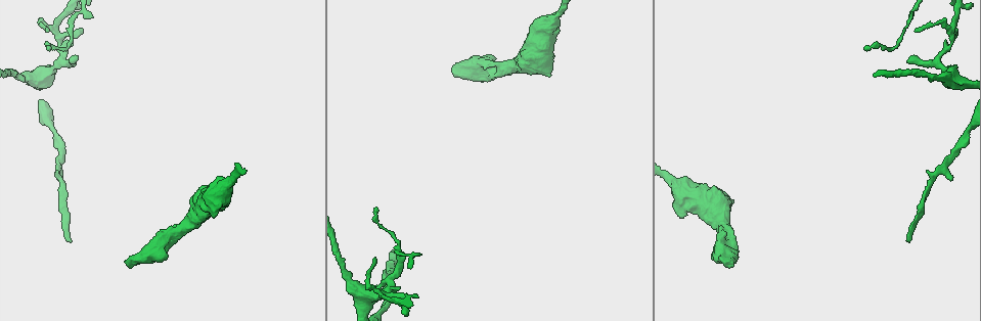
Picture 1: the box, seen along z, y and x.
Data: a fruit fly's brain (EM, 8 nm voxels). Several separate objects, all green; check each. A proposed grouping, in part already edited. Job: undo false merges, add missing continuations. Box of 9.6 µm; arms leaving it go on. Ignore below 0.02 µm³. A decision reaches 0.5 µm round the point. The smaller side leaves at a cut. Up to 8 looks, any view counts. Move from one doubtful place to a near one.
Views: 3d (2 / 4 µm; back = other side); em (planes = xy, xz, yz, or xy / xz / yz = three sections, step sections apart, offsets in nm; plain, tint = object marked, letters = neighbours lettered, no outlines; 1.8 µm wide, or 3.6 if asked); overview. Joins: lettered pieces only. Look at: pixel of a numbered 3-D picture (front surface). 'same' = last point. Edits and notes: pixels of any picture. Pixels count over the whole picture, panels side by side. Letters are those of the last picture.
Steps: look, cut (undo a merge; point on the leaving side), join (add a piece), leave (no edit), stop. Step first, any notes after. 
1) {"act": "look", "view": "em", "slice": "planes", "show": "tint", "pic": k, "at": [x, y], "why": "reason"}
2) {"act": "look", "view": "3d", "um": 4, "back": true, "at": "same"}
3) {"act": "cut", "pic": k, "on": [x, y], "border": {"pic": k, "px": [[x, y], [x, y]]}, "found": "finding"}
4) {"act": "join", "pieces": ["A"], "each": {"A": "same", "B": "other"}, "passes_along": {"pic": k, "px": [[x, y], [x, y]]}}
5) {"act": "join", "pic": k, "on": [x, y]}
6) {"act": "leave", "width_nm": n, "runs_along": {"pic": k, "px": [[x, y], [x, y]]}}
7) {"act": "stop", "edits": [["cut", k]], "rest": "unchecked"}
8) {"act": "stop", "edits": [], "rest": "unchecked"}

{"act": "look", "view": "em", "slice": "xz", "step": 4, "show": "tint", "pic": 1, "at": [127, 265], "why": "end of a long branch"}

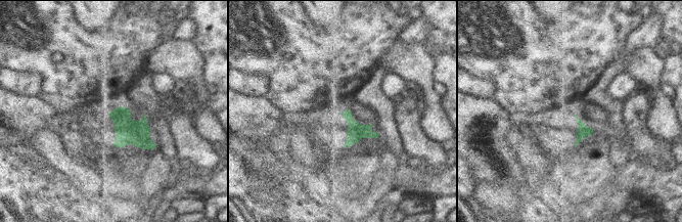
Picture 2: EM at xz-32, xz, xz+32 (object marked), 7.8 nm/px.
{"act": "look", "view": "em", "slice": "planes", "show": "letters", "at": "same", "why": "cut it another way"}

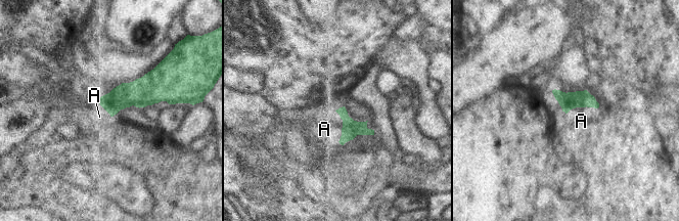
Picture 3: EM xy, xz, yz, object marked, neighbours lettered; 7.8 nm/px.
{"act": "join", "pieces": ["A"], "longest_contact_nm": ["A", 260], "each": {"A": "same"}, "found": "it goes on there"}

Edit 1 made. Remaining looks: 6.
{"act": "look", "view": "overview", "why": "redraw"}

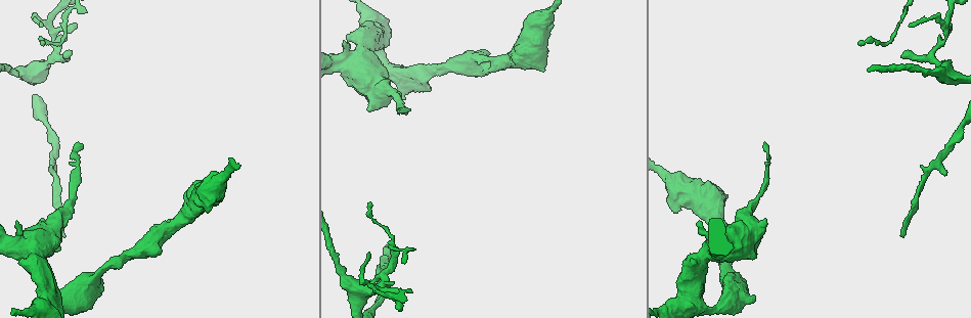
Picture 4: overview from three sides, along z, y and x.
{"act": "look", "view": "3d", "um": 2, "pic": 4, "at": [900, 235]}

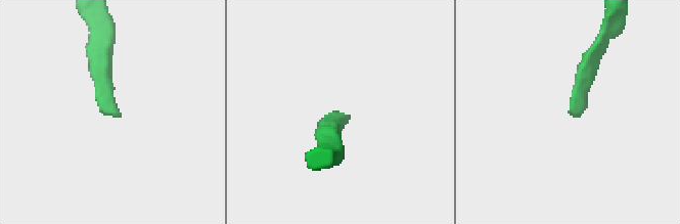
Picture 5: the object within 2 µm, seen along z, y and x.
{"act": "look", "view": "em", "um": 3.6, "slice": "planes", "show": "letters", "pic": 5, "at": [121, 115], "why": "shape alone is not enough"}

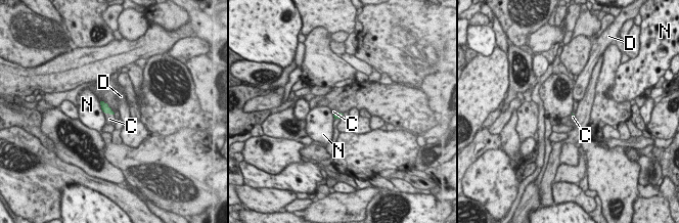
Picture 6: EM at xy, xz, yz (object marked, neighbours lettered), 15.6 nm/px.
{"act": "join", "pieces": ["C"], "longest_contact_nm": ["C", 180], "each": {"C": "same", "D": "other", "N": "other"}, "passes_along": {"pic": 6, "px": [[104, 106], [108, 113], [109, 119]]}, "found": "the neuron continues"}

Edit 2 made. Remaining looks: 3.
{"act": "look", "view": "overview"}

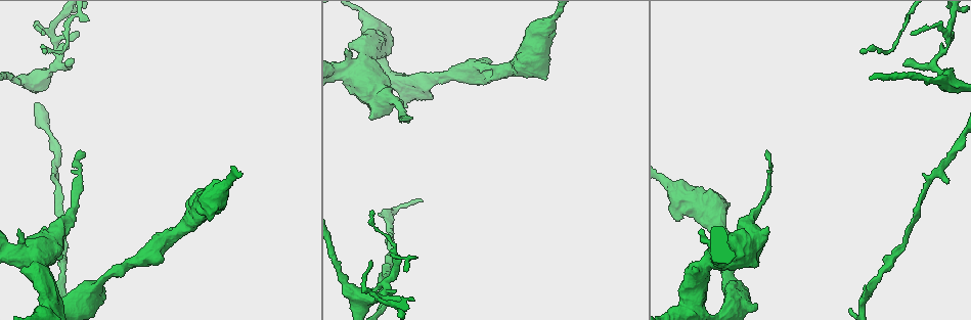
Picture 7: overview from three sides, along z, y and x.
{"act": "look", "view": "em", "slice": "planes", "show": "tint", "pic": 7, "at": [410, 117], "why": "tapers out"}

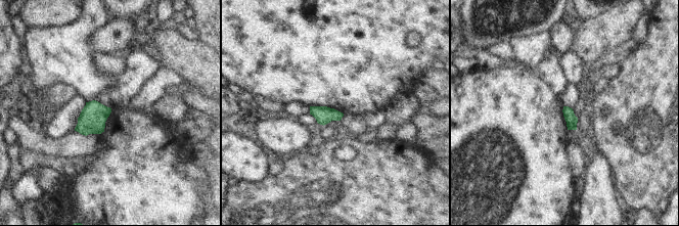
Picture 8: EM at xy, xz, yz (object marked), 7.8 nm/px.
{"act": "look", "view": "em", "slice": "planes", "show": "letters", "at": "same", "why": "see the neighbours"}

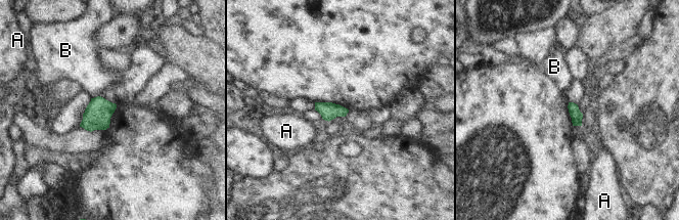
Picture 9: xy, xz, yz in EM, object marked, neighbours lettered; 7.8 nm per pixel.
{"act": "leave", "each": {"A": "other", "B": "other"}, "border": {"pic": 9, "px": [[99, 95], [91, 98]]}, "found": "none of them fits"}

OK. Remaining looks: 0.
{"act": "stop", "edits": [["join", 3], ["join", 6]], "rest": "unchecked"}

